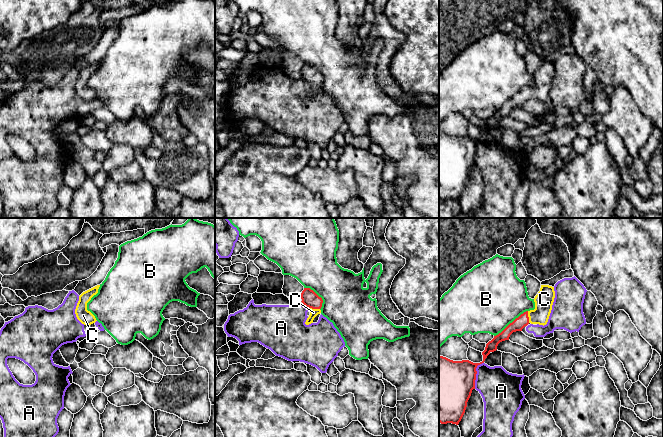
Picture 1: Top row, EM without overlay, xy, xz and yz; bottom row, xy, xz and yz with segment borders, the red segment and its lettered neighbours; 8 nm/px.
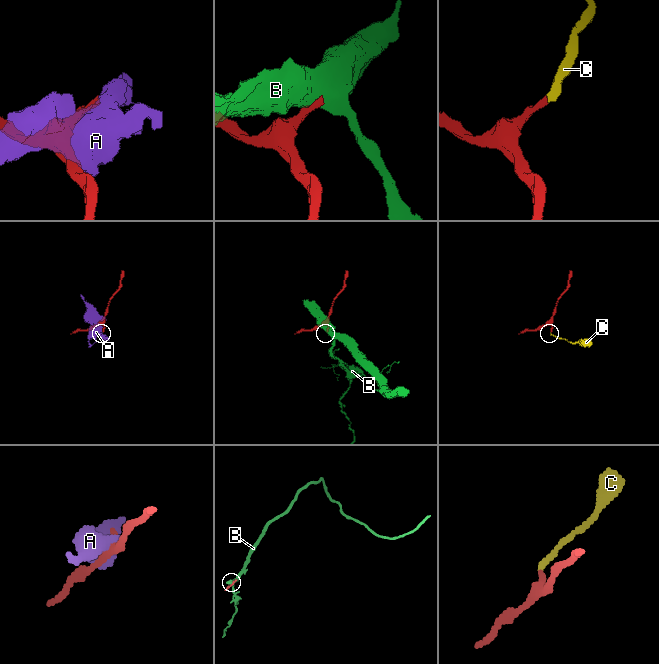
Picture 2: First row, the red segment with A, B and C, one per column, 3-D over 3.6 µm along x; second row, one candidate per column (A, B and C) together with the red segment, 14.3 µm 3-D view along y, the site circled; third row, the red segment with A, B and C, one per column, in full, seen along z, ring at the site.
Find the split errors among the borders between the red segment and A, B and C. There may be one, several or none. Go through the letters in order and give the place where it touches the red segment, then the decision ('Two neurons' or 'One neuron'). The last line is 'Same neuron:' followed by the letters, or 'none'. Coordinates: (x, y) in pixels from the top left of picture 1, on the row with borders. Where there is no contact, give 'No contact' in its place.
A: Touches red at yz (476, 373). Two neurons
B: Touches red at yz (510, 323). Two neurons
C: Touches red at yz (528, 317). One neuron
Same neuron: C

